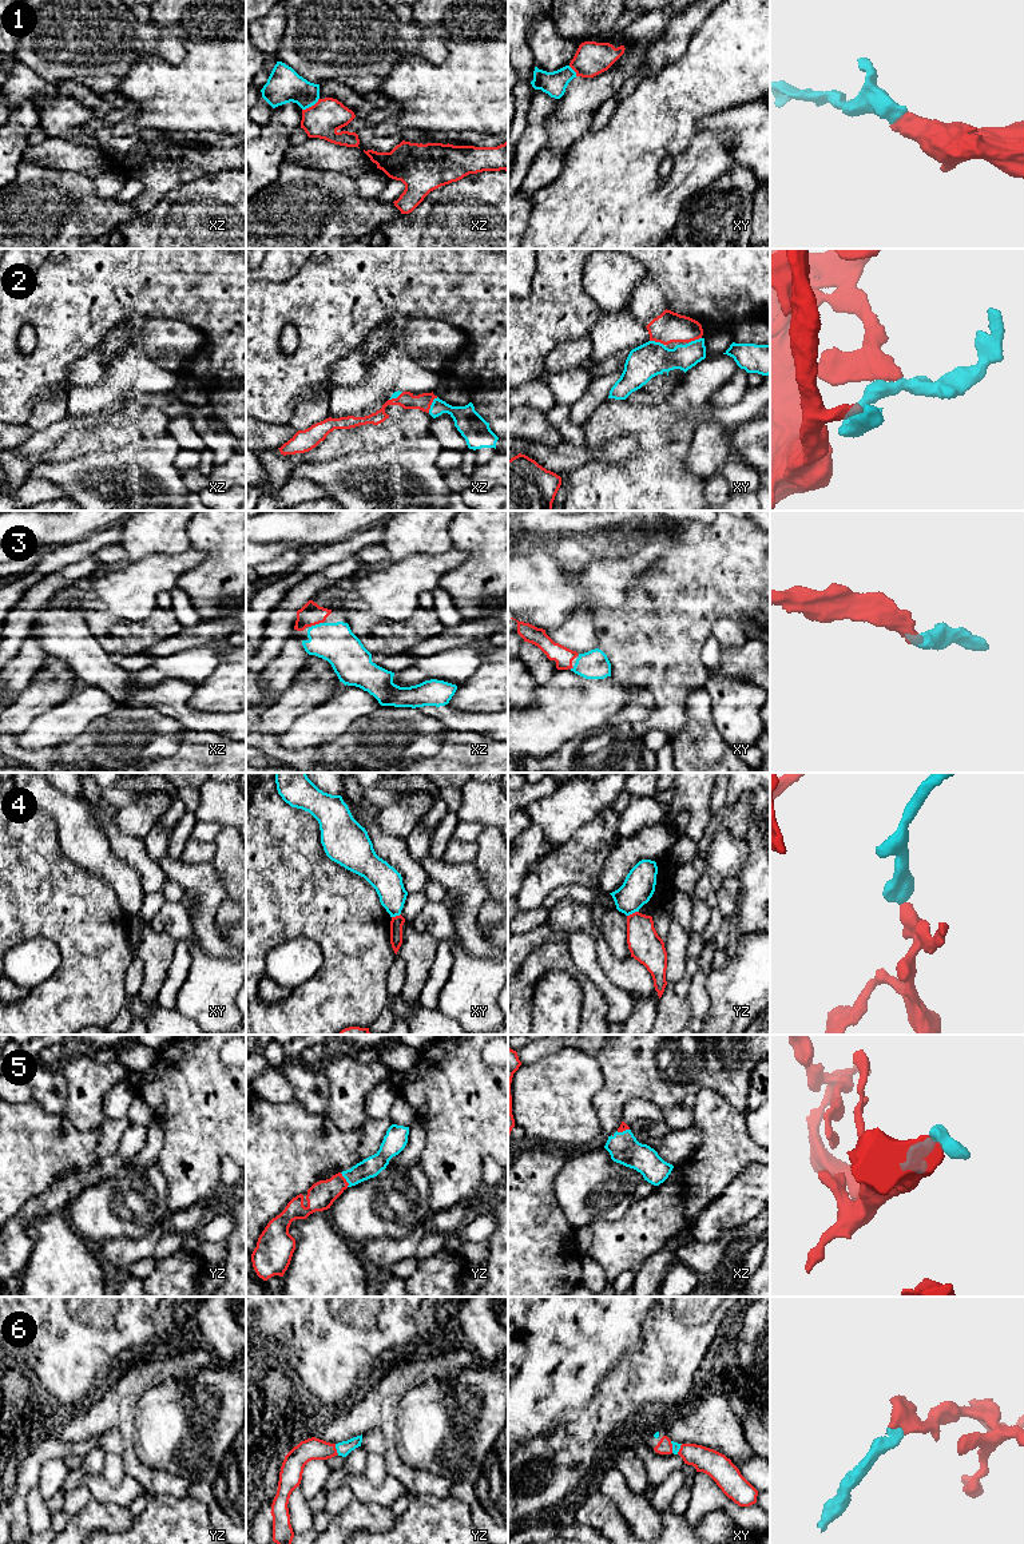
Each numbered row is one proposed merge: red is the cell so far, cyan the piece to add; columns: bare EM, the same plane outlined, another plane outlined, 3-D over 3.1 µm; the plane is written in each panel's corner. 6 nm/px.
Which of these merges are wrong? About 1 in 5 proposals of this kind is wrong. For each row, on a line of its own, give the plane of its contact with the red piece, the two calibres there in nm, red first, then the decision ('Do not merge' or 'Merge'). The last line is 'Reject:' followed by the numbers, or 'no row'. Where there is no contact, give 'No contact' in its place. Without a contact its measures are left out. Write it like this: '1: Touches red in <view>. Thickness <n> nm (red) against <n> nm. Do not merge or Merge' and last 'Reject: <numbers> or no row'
1: Touches red in xz. Thickness 220 nm (red) against 200 nm. Merge
2: Touches red in xz. Thickness 100 nm (red) against 160 nm. Merge
3: Touches red in xz. Thickness 140 nm (red) against 240 nm. Merge
4: Touches red in yz. Thickness 200 nm (red) against 190 nm. Do not merge
5: Touches red in yz. Thickness 160 nm (red) against 120 nm. Merge
6: Touches red in yz. Thickness 130 nm (red) against 90 nm. Merge
Reject: 4

